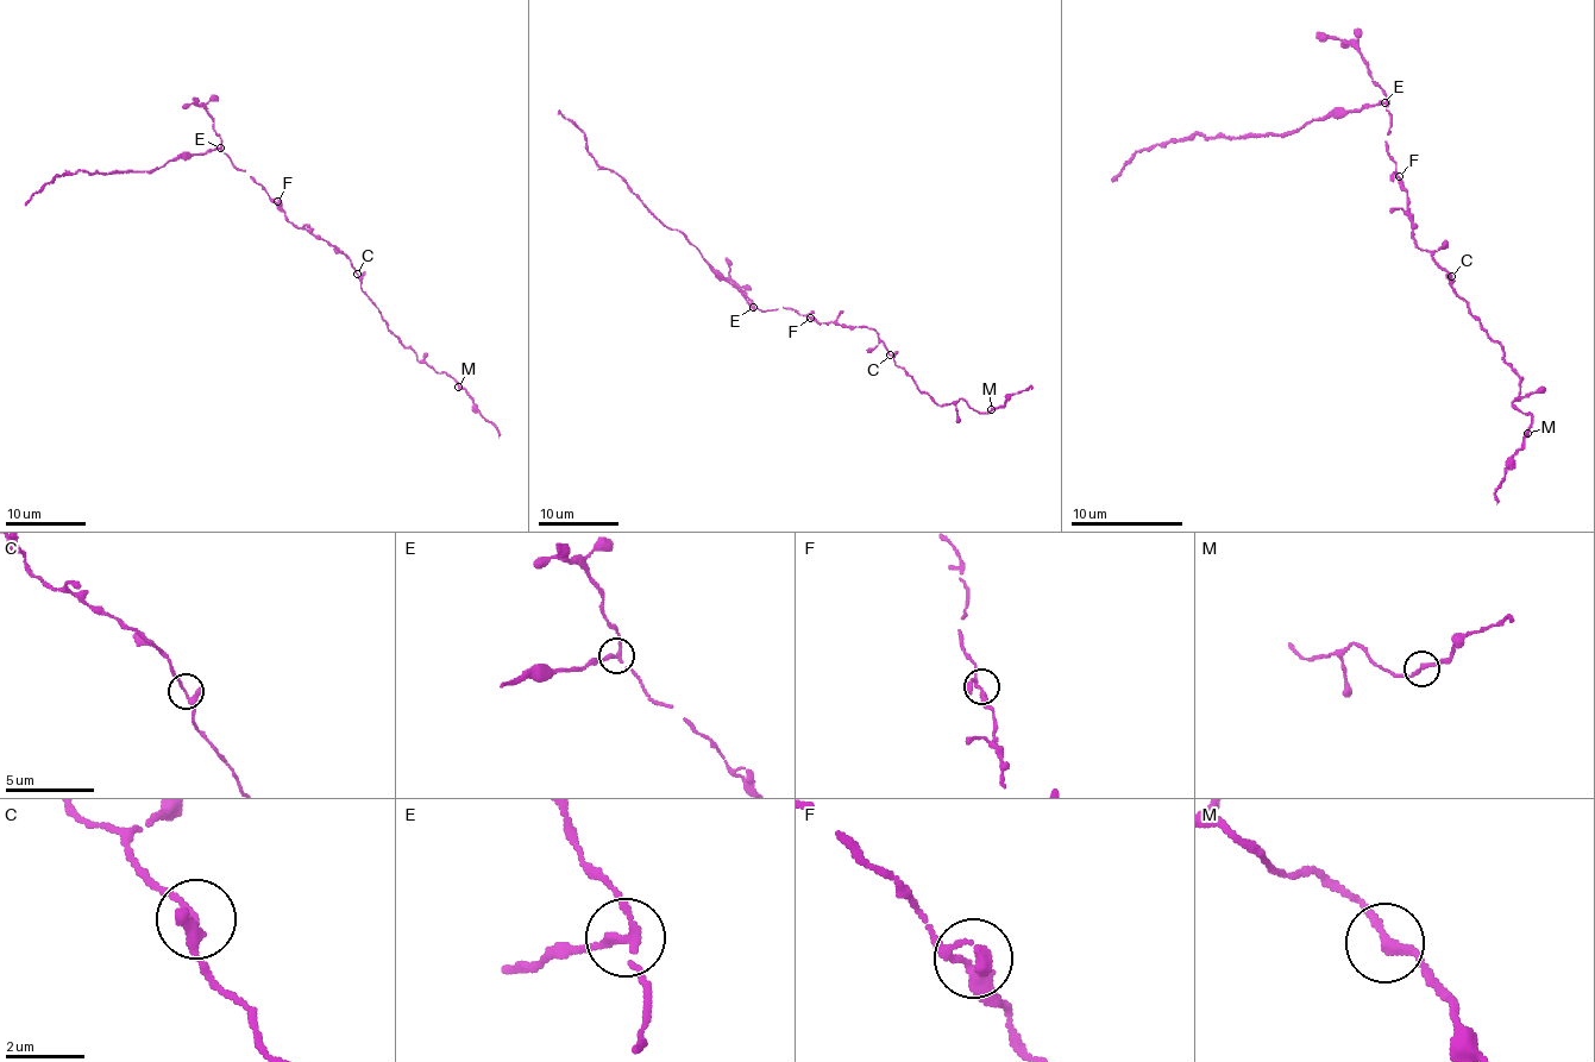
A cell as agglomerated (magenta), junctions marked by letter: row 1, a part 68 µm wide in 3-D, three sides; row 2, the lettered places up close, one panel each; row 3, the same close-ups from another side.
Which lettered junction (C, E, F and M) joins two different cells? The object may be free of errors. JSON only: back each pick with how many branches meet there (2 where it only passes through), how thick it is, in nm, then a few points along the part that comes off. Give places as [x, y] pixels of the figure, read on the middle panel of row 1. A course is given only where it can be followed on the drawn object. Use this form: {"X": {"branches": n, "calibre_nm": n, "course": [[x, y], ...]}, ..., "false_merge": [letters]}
{"E": {"branches": 3, "calibre_nm": 190, "course": [[752, 307], [682, 233], [667, 228], [613, 170], [603, 168], [595, 161], [586, 150], [581, 130], [559, 110]]}, "false_merge": ["E"]}

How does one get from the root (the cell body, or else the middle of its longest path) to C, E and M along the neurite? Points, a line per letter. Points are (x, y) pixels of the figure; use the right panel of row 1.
C: (1399, 180), (1407, 194), (1413, 240), (1452, 277)
E: (1399, 180), (1396, 163), (1388, 155), (1386, 143), (1391, 126), (1391, 112), (1386, 101)
M: (1399, 180), (1407, 194), (1413, 240), (1452, 277), (1452, 288), (1523, 377), (1514, 406), (1531, 416), (1527, 433)

